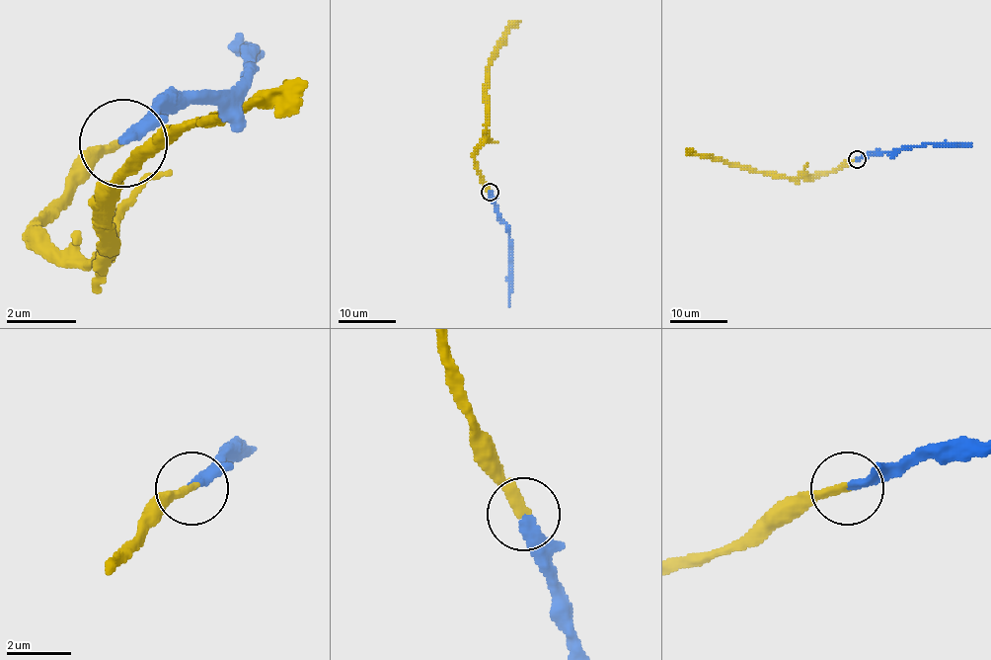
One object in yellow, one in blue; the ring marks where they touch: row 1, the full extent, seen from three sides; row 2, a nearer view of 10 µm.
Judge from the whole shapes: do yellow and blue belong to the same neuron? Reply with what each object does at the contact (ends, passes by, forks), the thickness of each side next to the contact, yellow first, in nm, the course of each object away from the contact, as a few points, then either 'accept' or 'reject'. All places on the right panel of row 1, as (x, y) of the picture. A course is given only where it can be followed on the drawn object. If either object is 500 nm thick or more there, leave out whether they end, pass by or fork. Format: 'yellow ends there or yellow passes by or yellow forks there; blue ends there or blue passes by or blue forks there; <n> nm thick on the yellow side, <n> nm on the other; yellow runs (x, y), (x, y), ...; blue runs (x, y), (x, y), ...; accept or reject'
yellow ends there; blue ends there; 280 nm thick on the yellow side, 280 nm on the other; yellow runs (857, 160), (808, 179), (772, 177), (686, 149); blue runs (857, 160), (926, 144), (970, 145); accept

